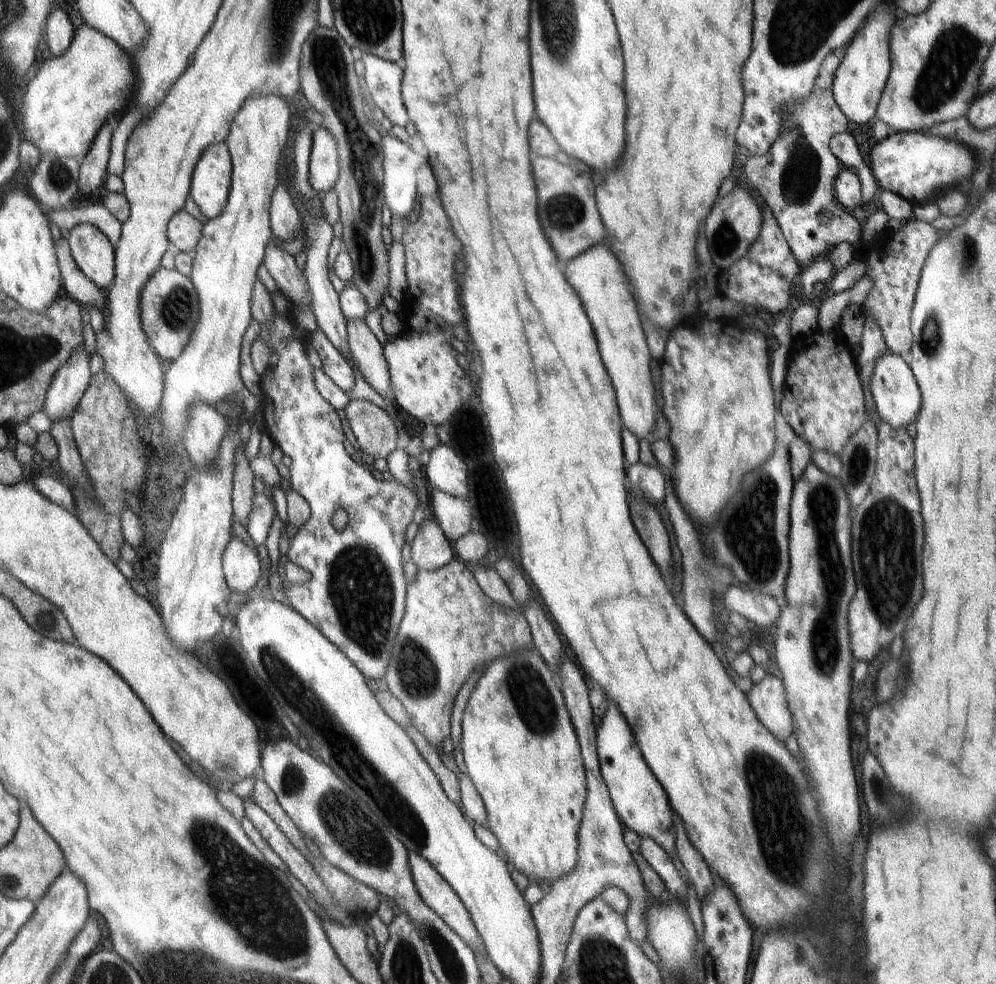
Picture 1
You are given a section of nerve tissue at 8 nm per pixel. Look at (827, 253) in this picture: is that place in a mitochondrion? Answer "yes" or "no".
no

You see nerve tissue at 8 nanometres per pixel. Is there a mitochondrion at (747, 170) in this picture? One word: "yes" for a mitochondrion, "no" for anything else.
no

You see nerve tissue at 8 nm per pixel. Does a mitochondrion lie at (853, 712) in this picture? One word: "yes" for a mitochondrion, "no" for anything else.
no

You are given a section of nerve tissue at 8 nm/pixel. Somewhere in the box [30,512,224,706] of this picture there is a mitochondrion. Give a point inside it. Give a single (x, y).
(45, 620)

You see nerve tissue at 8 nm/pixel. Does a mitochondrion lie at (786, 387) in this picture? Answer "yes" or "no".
no

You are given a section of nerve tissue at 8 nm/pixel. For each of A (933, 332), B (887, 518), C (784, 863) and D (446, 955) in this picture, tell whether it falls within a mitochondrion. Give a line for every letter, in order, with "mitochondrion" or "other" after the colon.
A: mitochondrion
B: mitochondrion
C: mitochondrion
D: mitochondrion

